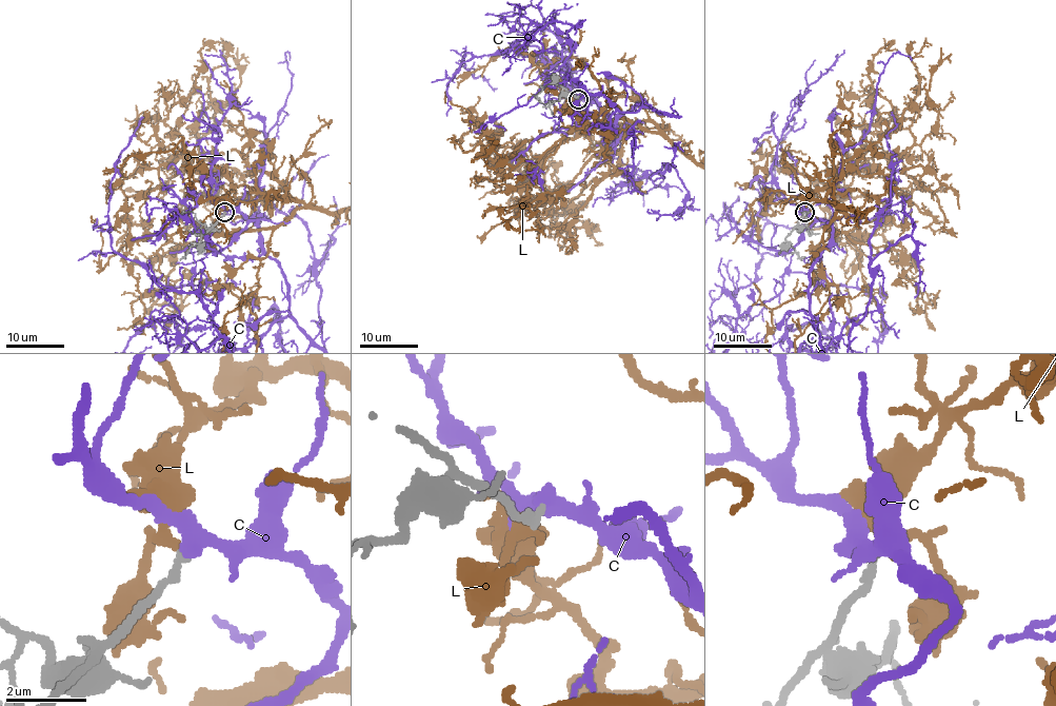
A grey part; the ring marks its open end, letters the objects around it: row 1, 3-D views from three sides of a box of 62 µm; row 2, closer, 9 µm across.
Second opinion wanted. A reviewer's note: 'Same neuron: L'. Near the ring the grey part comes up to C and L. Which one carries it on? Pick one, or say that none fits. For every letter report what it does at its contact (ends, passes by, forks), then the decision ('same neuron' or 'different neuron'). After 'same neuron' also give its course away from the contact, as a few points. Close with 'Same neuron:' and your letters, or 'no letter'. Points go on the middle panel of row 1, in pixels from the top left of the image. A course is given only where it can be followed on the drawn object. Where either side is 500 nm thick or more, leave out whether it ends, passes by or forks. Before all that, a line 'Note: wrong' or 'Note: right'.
Note: right
C: it passes by | different neuron
L: it passes by | same neuron
Same neuron: L

